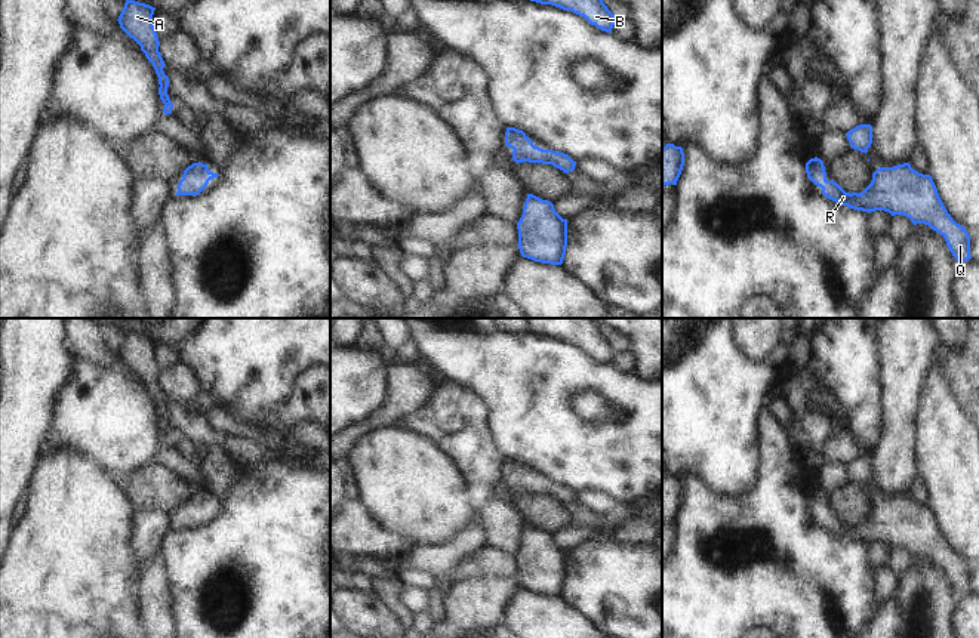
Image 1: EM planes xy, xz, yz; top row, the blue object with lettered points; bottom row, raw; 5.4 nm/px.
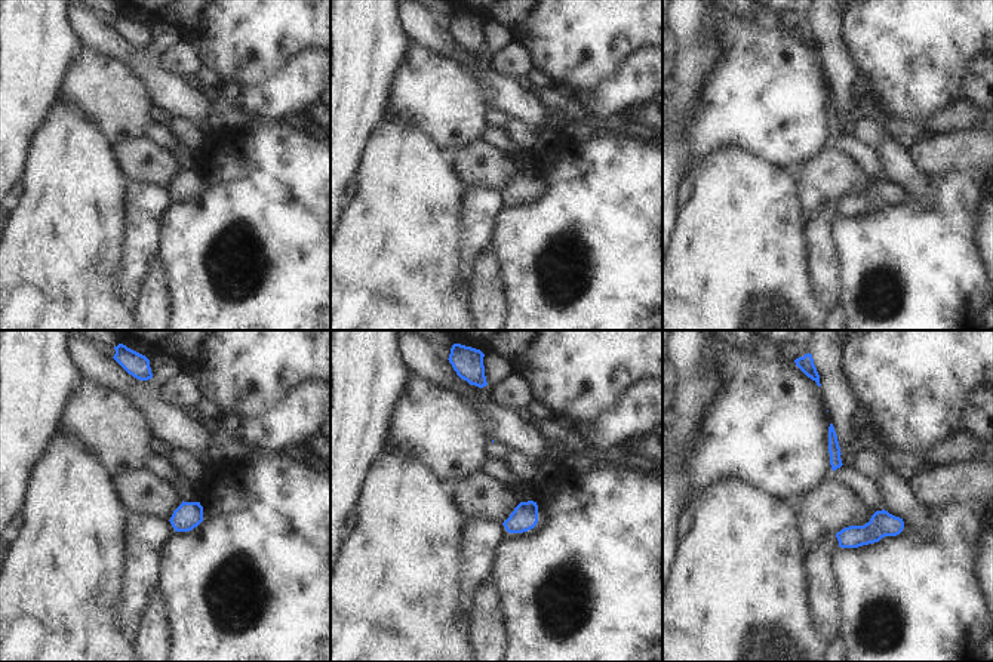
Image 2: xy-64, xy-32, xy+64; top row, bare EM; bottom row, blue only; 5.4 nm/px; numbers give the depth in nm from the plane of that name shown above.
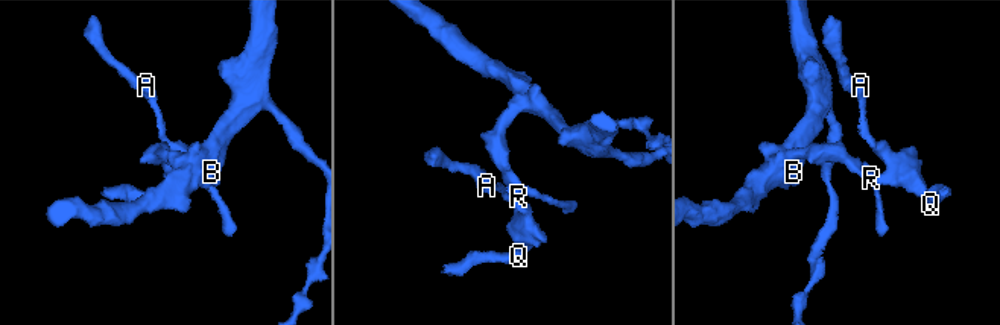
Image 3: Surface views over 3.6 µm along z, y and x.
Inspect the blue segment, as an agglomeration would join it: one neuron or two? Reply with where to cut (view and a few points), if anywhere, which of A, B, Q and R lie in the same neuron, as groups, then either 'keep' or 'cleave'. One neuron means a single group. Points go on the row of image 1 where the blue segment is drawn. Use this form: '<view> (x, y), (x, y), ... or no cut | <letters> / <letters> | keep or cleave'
no cut | A B Q R | keep

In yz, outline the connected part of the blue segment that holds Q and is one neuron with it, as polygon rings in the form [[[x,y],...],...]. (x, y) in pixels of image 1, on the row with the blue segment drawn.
[[[818,157],[806,163],[806,173],[826,198],[855,210],[884,210],[892,216],[903,215],[914,225],[929,225],[945,238],[957,262],[972,259],[969,232],[945,209],[932,176],[918,173],[909,163],[877,169],[871,184],[859,194],[846,192],[837,182],[828,181]]]

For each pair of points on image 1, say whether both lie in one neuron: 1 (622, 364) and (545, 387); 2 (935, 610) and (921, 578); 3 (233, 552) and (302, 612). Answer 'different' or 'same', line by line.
1: different
2: same
3: same

